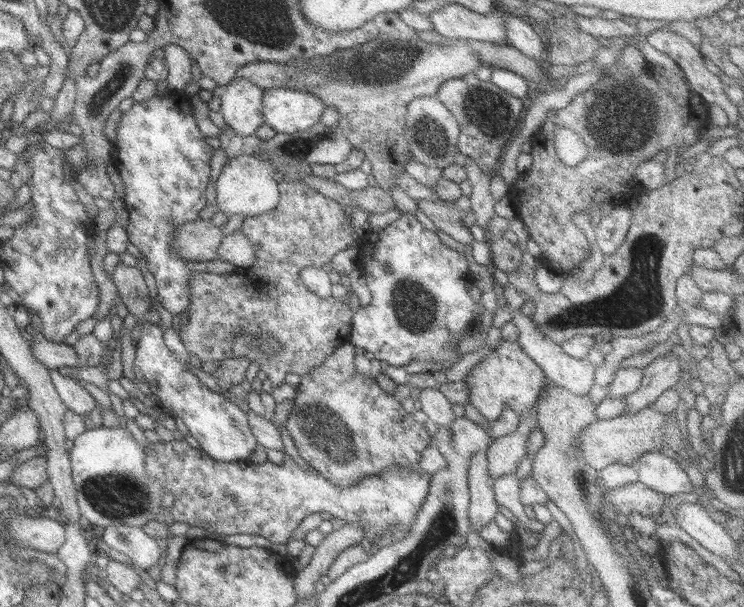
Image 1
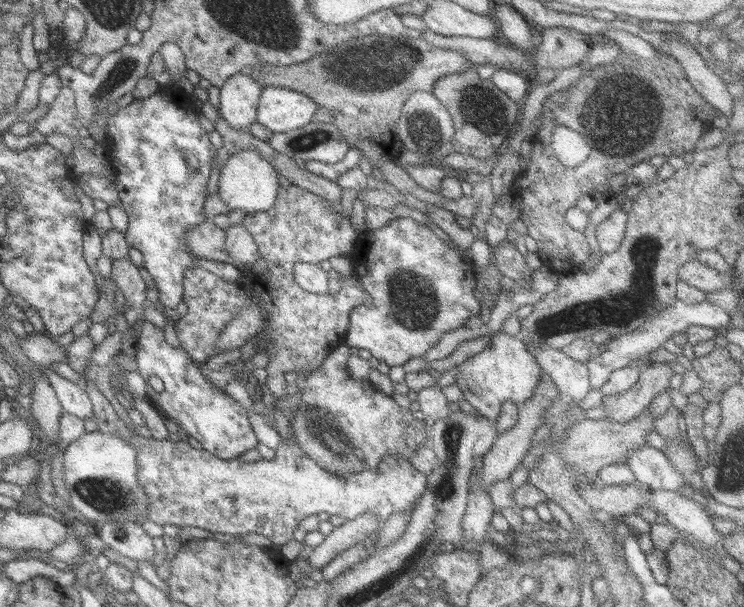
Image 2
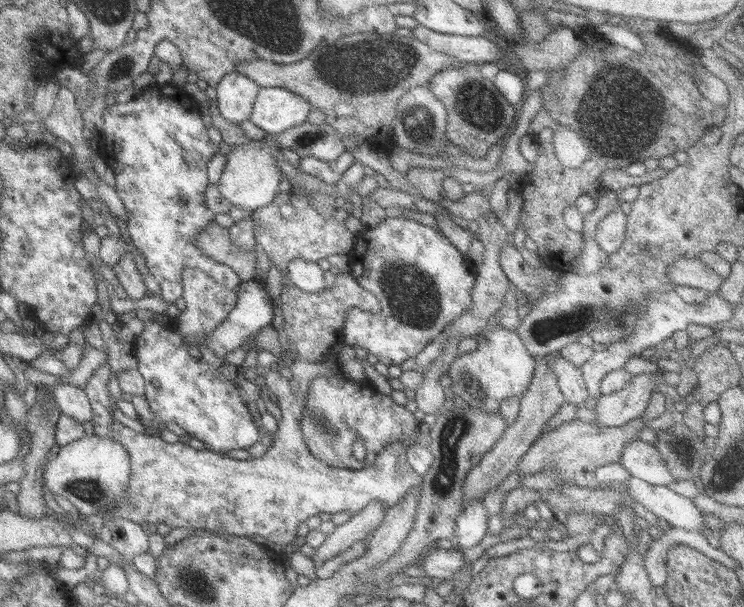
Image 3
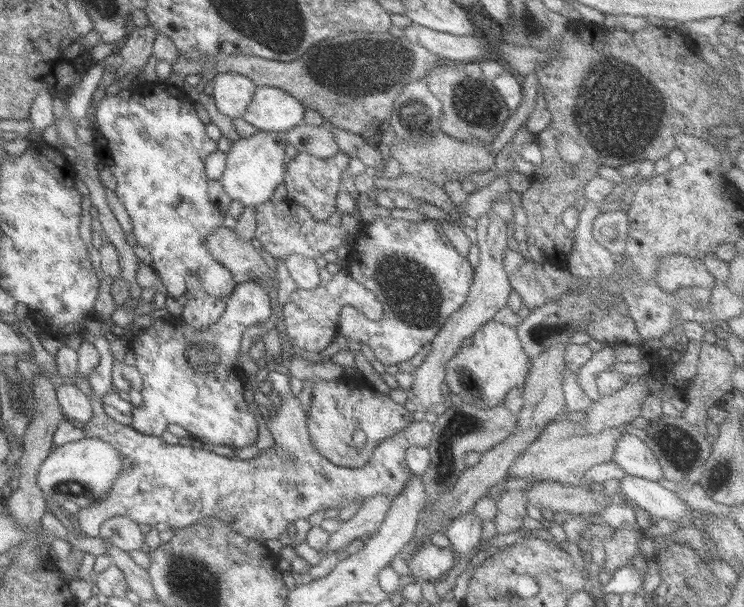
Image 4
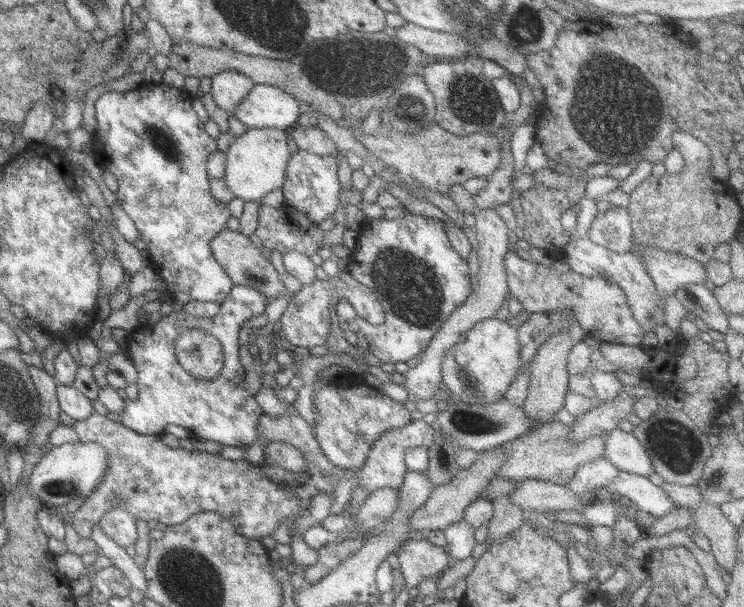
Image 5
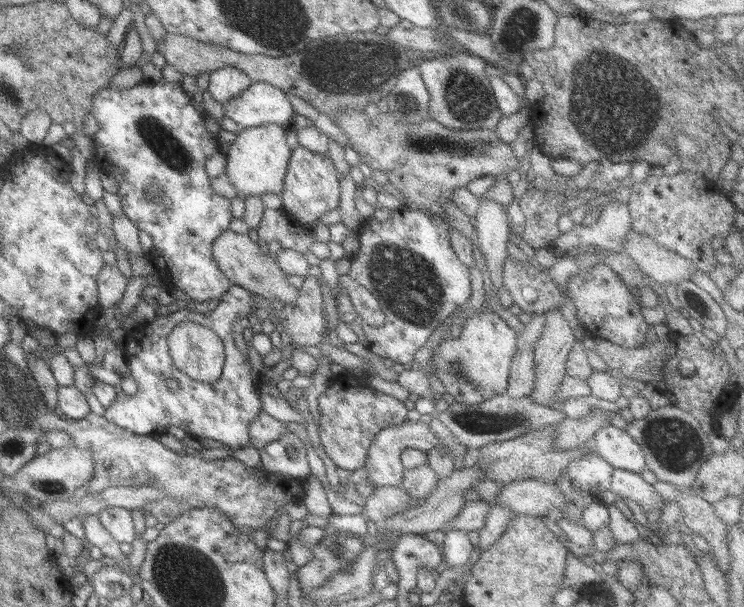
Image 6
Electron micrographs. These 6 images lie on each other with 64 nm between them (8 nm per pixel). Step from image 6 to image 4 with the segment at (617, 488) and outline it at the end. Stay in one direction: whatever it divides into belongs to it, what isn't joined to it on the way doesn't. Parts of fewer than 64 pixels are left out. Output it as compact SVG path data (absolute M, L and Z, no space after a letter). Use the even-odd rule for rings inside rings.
M636 476L620 479L618 497L630 502L637 510L644 510L654 520L667 519L672 523L693 526L693 511L678 498L675 492L660 484Z

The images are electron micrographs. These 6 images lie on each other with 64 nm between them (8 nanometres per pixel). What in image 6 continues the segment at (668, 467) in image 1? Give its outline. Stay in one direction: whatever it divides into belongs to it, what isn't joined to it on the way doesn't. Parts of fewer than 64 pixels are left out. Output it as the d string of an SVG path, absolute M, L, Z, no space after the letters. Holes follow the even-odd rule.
M613 425L596 431L592 438L592 450L615 469L636 475L647 470L640 445L625 430Z

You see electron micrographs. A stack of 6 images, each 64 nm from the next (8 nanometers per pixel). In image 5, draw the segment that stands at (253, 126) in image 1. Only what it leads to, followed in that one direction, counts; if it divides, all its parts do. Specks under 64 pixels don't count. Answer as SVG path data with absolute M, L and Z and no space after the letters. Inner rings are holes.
M221 71L212 79L212 98L218 108L222 108L232 116L237 106L248 96L252 90L253 81L235 71Z

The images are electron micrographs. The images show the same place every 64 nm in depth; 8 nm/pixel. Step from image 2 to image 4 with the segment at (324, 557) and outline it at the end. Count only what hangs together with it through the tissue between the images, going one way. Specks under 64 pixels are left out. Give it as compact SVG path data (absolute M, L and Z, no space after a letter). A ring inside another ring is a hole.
M382 494L366 499L348 522L342 521L340 528L330 535L328 544L319 553L326 555L350 545L353 541L366 540L383 524L392 501L388 495Z

